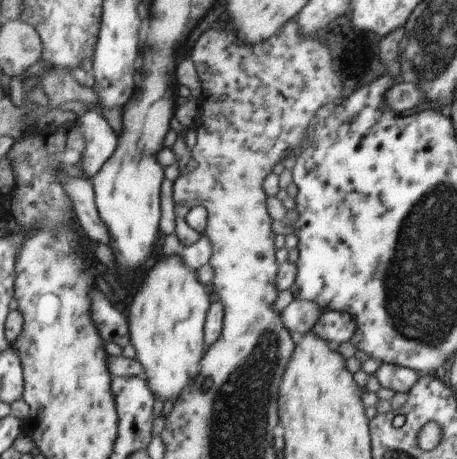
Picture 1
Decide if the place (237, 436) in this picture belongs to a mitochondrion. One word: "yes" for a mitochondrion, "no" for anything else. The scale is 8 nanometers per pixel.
yes

